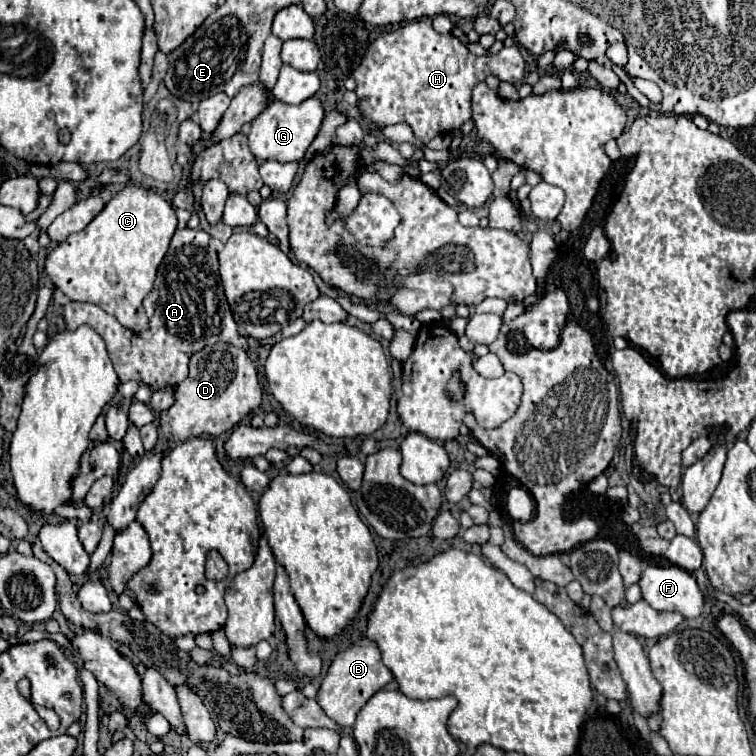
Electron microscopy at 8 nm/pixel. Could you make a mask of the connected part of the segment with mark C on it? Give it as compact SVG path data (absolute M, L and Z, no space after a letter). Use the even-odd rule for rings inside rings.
M127 185L105 205L105 209L81 233L71 233L47 255L44 270L49 275L51 283L57 289L61 289L71 301L93 303L101 307L105 313L113 315L125 329L133 333L143 333L149 329L149 319L141 303L153 289L157 267L161 265L176 229L175 210L161 195L139 185Z

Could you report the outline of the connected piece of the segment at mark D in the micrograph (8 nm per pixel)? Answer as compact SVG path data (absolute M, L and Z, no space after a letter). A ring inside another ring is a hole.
M211 345L191 355L189 377L177 385L173 407L161 413L161 431L173 441L187 441L201 435L215 437L235 427L259 405L261 387L249 355L233 345Z

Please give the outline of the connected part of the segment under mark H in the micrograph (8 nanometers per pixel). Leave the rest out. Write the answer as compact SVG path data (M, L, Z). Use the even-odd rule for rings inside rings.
M419 19L407 23L391 33L379 35L367 49L365 59L361 65L351 73L357 83L357 97L359 97L359 111L363 117L373 121L377 127L393 125L393 123L409 123L415 135L421 141L431 141L437 135L457 131L465 121L471 119L471 89L477 83L483 83L487 75L497 75L501 81L509 81L513 85L523 81L525 75L525 59L517 45L503 47L495 55L489 57L475 57L467 51L467 47L455 35L441 35L433 29L431 19Z

